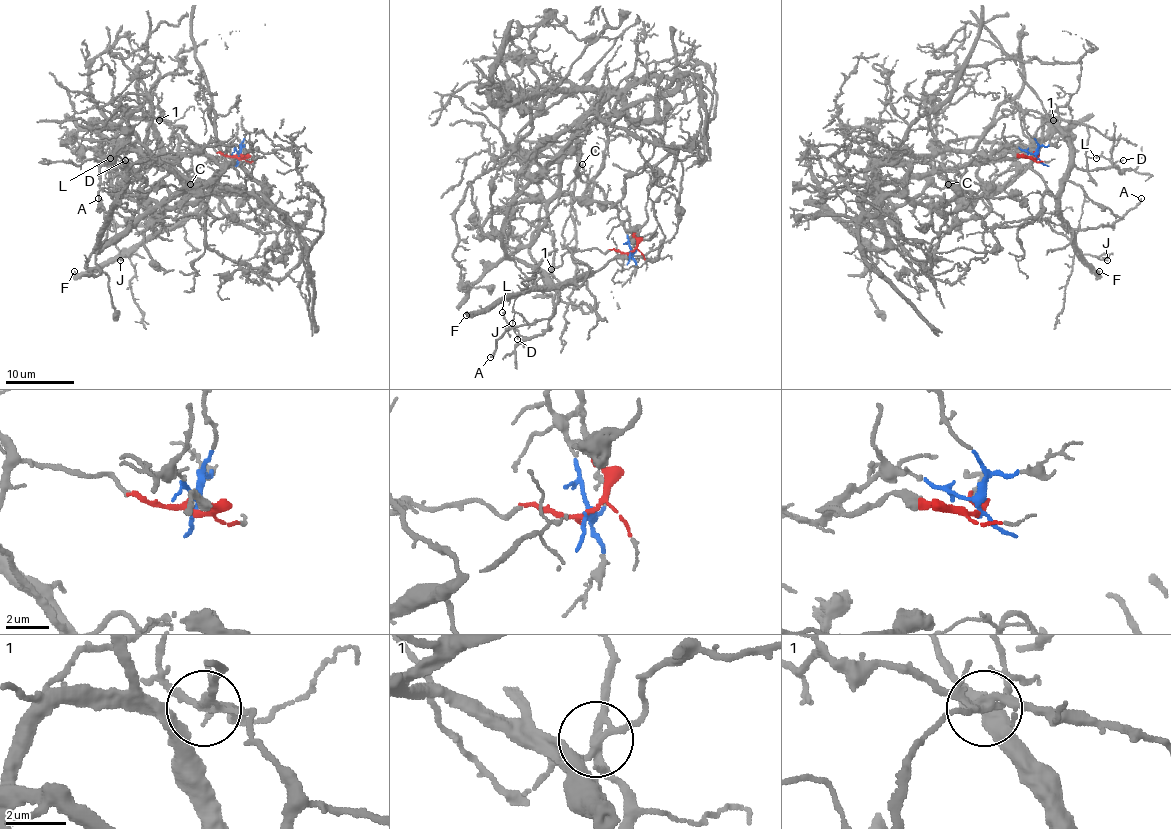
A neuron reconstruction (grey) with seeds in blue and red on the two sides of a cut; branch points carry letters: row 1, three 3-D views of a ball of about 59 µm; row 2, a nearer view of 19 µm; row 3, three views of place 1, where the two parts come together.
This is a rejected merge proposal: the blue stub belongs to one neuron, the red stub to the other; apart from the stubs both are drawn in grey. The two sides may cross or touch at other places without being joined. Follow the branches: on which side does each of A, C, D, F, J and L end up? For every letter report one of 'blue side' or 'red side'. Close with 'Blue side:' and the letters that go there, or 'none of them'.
A: red side
C: blue side
D: red side
F: red side
J: red side
L: red side
Blue side: C

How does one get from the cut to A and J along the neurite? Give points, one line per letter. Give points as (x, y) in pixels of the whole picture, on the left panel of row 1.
A: (238, 158), (210, 146), (180, 146), (174, 168), (198, 199), (198, 207), (168, 229), (116, 226), (98, 199)
J: (238, 158), (210, 146), (180, 146), (174, 168), (198, 199), (198, 207), (132, 245), (120, 260)

